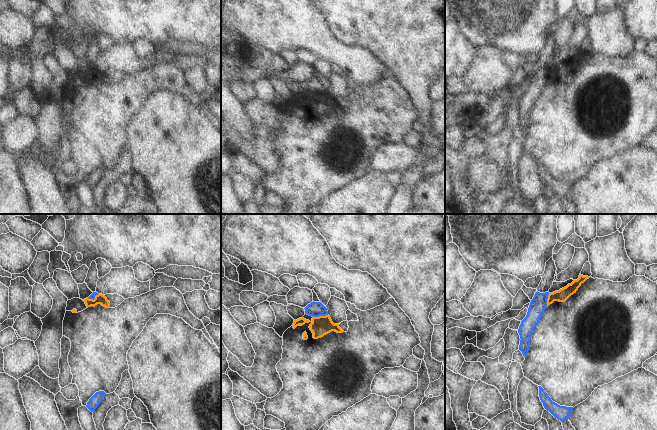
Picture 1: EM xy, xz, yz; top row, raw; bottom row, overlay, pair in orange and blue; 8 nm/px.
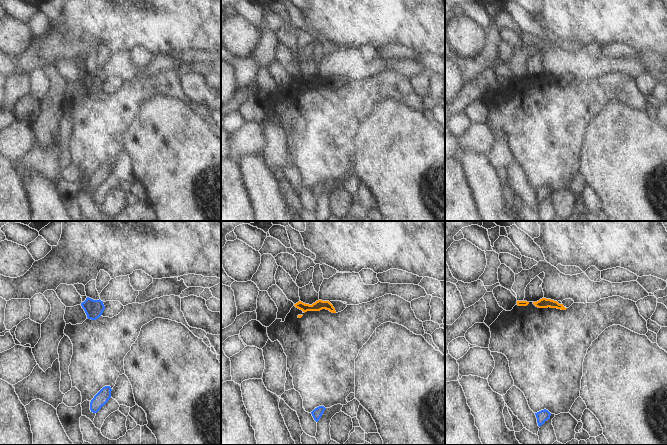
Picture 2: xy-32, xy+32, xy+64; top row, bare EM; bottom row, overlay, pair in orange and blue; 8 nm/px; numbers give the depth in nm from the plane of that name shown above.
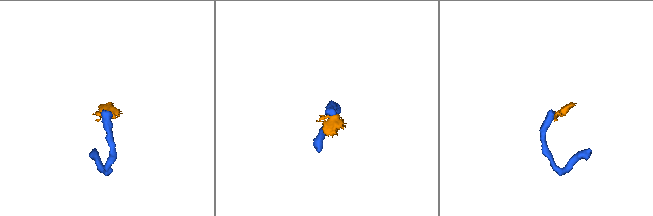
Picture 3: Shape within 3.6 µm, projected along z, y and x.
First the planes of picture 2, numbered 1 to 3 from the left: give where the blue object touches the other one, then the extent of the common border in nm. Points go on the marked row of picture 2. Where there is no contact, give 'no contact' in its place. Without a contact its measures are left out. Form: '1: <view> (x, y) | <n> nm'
1: no contact
2: no contact
3: no contact

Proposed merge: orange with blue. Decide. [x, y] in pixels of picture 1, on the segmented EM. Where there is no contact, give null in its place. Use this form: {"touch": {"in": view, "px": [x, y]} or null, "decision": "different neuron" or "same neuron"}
{"touch": {"in": "xz", "px": [320, 316]}, "decision": "different neuron"}

